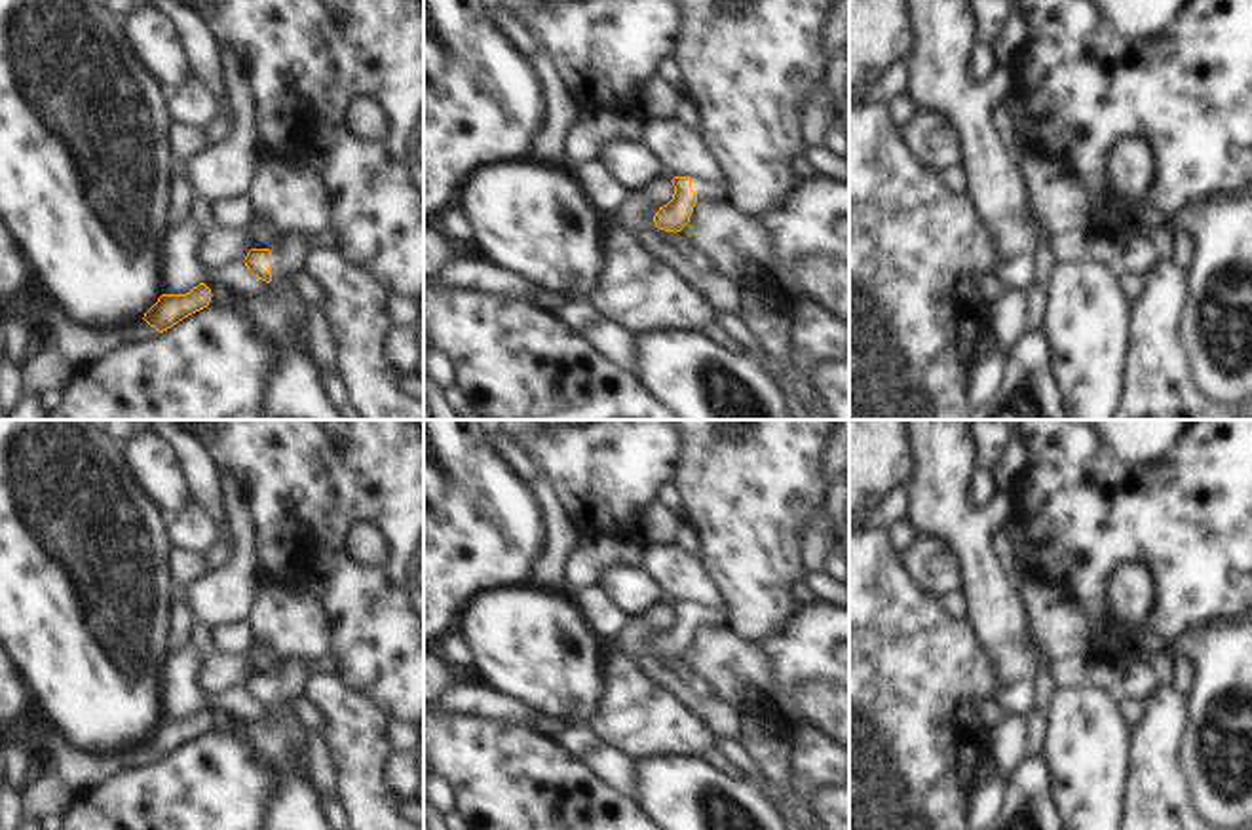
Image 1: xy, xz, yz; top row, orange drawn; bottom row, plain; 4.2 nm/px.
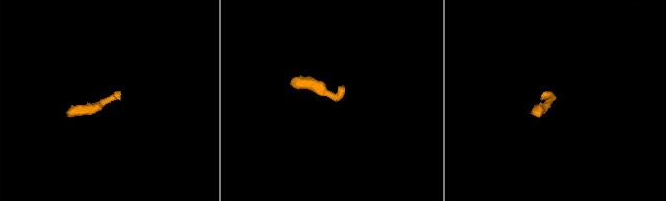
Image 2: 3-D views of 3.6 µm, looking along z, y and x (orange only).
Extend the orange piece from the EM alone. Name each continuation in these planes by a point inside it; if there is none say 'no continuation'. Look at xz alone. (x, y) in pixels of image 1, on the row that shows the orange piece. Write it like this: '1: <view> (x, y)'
1: xz (703, 190)

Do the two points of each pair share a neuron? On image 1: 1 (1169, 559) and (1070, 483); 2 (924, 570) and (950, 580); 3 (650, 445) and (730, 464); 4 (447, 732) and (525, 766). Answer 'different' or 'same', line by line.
1: same
2: same
3: different
4: same

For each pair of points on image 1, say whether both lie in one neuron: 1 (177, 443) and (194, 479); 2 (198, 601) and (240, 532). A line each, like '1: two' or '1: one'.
1: one
2: one

